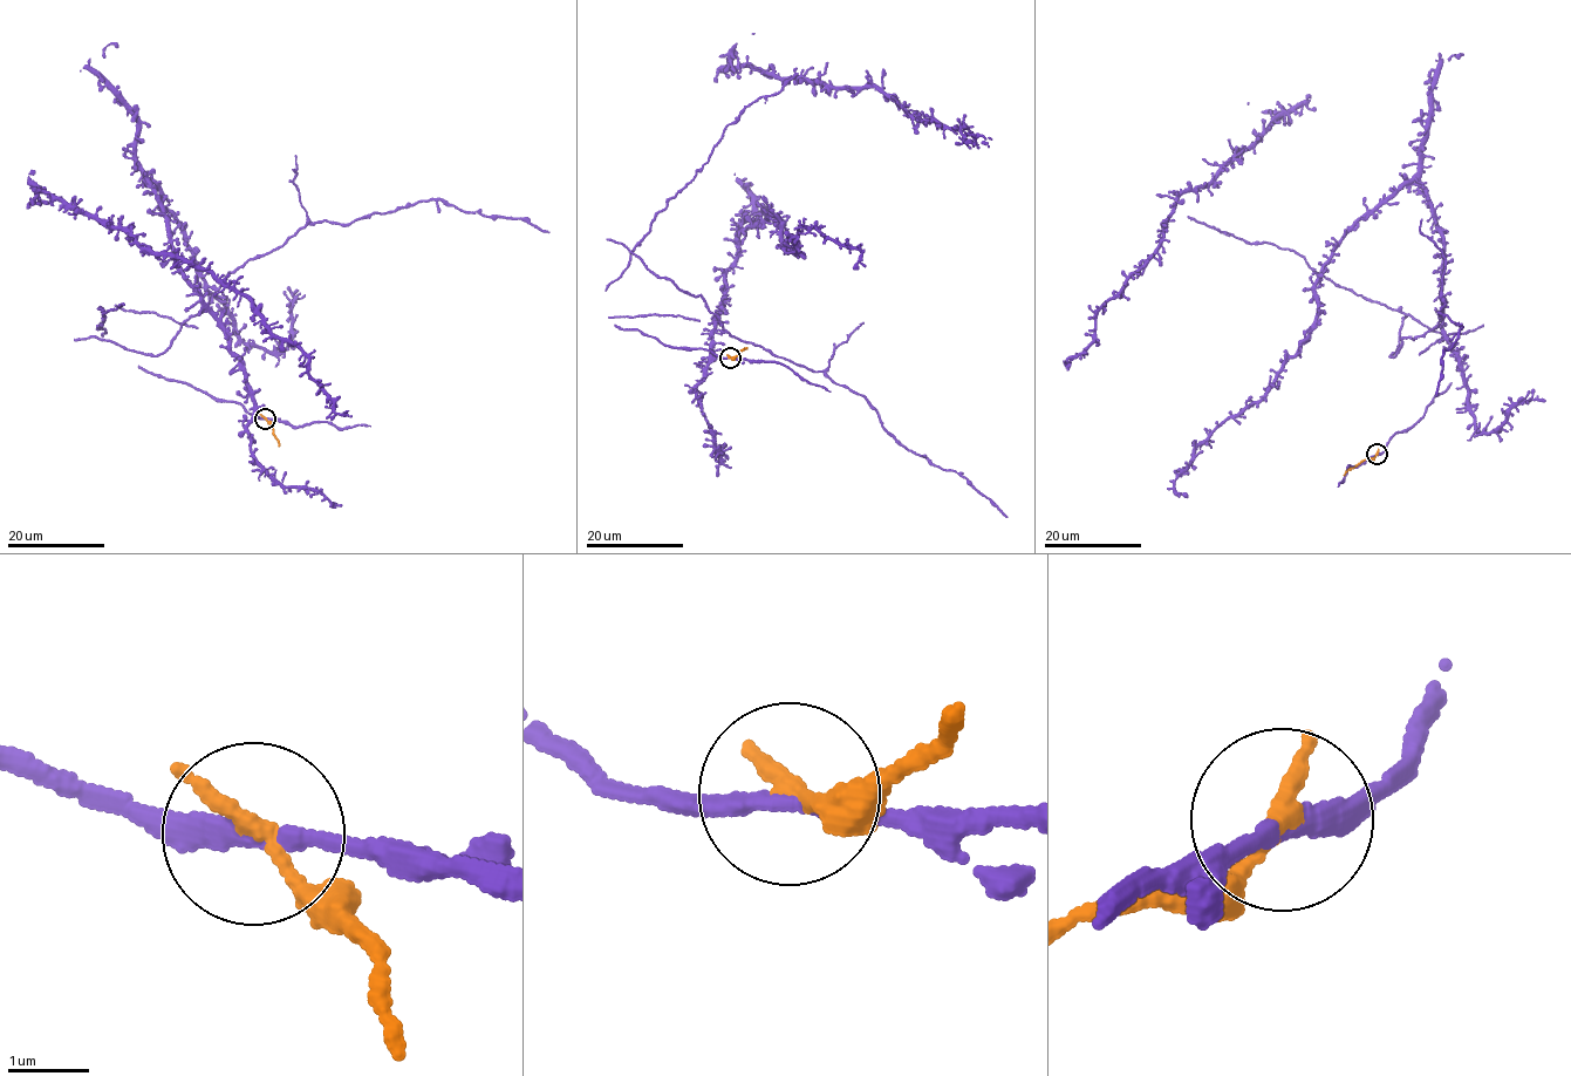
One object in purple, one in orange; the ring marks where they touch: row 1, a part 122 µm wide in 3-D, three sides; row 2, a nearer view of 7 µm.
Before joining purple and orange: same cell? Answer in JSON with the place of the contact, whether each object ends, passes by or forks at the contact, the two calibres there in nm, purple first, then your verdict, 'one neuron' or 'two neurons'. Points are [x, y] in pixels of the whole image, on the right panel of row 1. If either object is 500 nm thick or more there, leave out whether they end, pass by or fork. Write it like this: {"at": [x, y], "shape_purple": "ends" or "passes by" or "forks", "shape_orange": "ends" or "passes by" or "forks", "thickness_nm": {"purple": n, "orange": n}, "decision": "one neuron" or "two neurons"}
{"at": [1377, 454], "shape_purple": "passes by", "shape_orange": "ends", "thickness_nm": {"purple": 200, "orange": 260}, "decision": "two neurons"}

